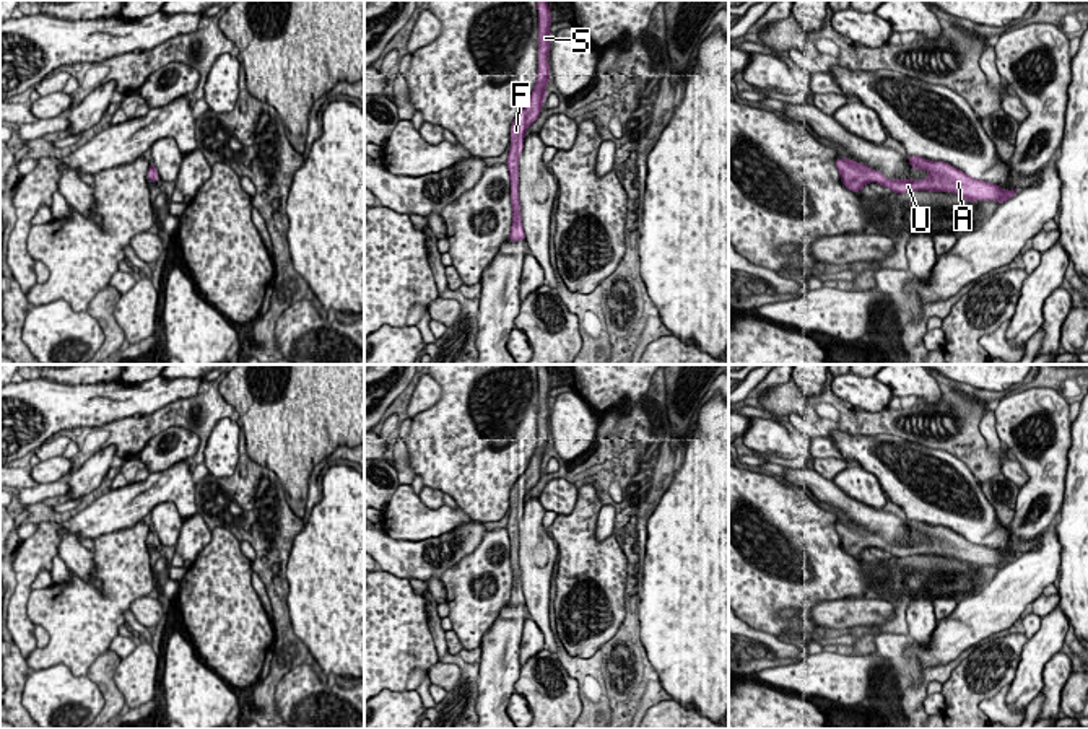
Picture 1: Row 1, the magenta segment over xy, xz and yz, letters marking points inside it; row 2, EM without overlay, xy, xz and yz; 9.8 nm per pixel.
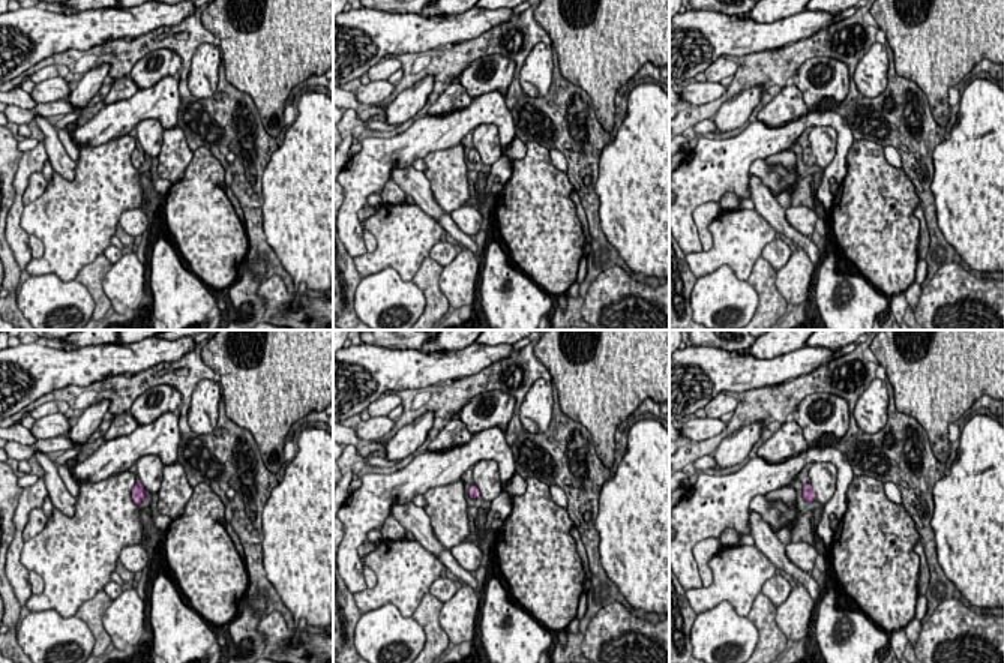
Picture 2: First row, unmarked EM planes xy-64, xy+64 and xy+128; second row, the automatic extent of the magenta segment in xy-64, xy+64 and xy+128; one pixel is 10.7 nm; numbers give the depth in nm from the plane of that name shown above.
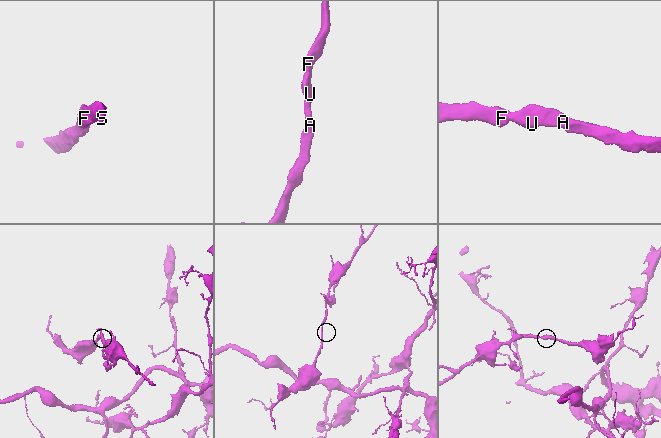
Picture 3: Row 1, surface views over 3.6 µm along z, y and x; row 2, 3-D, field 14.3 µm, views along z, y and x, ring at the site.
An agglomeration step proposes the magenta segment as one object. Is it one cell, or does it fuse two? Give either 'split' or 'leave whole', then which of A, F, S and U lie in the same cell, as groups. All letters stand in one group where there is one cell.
leave whole; groups A F S U

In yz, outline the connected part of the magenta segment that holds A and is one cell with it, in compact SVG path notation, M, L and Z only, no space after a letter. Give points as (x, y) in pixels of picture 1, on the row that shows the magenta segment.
M909 156L909 164L914 169L925 169L930 177L912 179L886 179L880 171L873 171L865 164L854 159L836 159L836 168L841 174L842 184L852 192L860 192L867 182L878 182L891 189L894 194L904 194L912 190L930 192L955 192L964 199L964 202L974 200L997 200L1000 205L1013 197L1015 190L1002 190L997 184L977 181L943 161L929 161L920 156Z

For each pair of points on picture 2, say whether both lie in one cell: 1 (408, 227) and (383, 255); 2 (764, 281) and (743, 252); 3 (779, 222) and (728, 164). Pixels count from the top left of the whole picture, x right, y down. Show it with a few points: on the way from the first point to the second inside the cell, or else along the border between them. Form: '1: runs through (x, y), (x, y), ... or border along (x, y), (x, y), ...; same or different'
1: runs through (404, 234), (390, 248); same
2: border along (761, 257), (746, 279); different
3: border along (748, 174), (751, 197); different

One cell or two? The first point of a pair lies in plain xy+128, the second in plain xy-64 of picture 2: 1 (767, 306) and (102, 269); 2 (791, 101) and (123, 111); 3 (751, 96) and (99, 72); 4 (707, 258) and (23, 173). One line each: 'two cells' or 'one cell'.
1: one cell
2: two cells
3: one cell
4: two cells

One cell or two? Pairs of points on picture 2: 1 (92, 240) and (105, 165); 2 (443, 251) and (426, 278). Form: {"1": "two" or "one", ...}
{"1": "one", "2": "two"}

